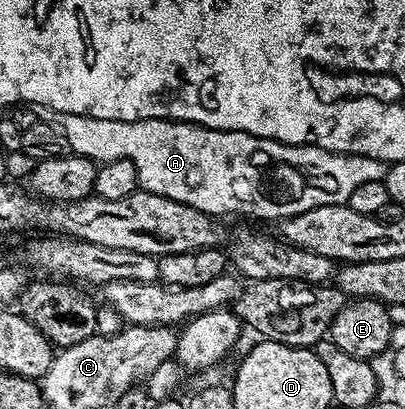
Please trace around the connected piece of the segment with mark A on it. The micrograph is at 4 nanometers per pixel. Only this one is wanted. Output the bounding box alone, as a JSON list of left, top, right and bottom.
[43,109,387,219]

